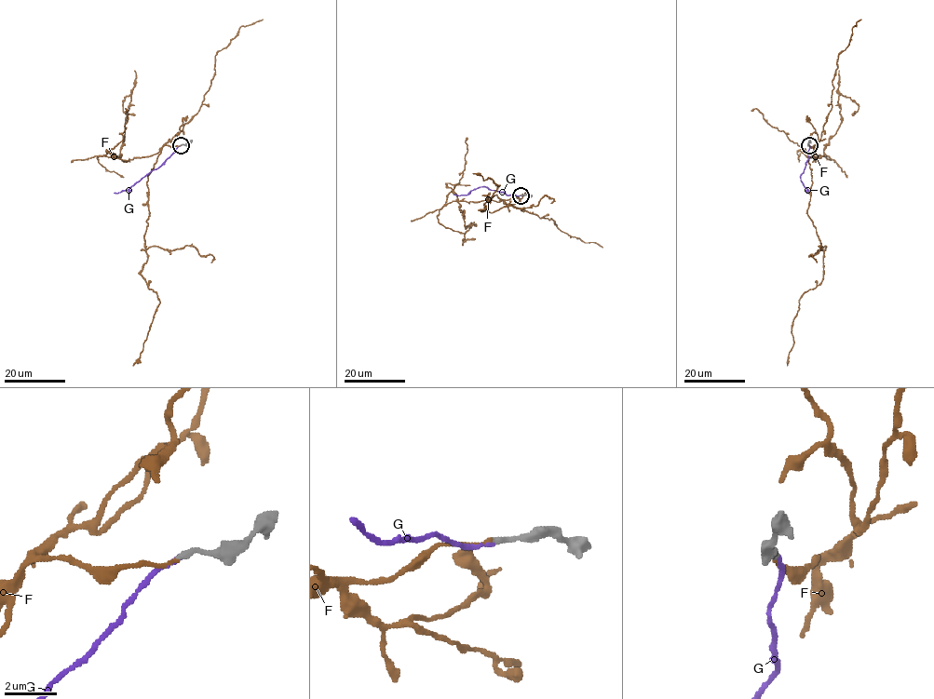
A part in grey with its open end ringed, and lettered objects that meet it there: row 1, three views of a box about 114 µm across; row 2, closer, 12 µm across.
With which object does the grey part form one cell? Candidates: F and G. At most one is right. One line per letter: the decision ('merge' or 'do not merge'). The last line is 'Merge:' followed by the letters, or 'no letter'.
F: do not merge
G: merge
Merge: G

